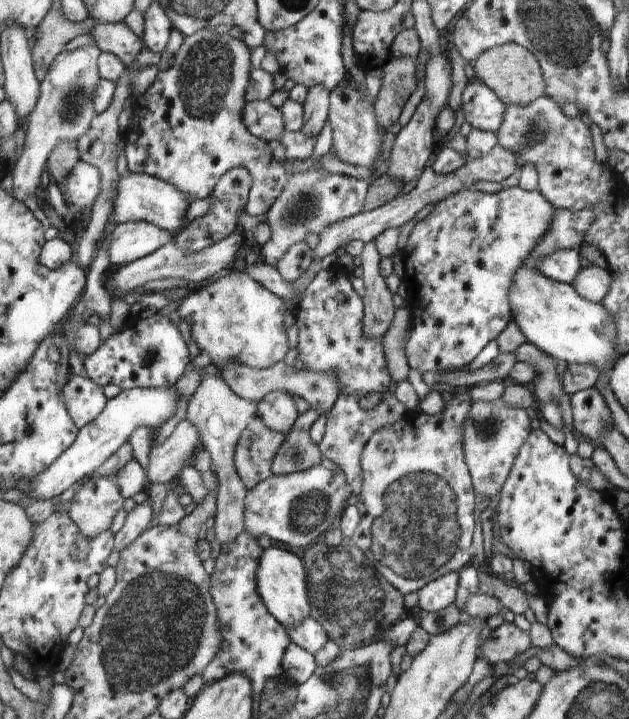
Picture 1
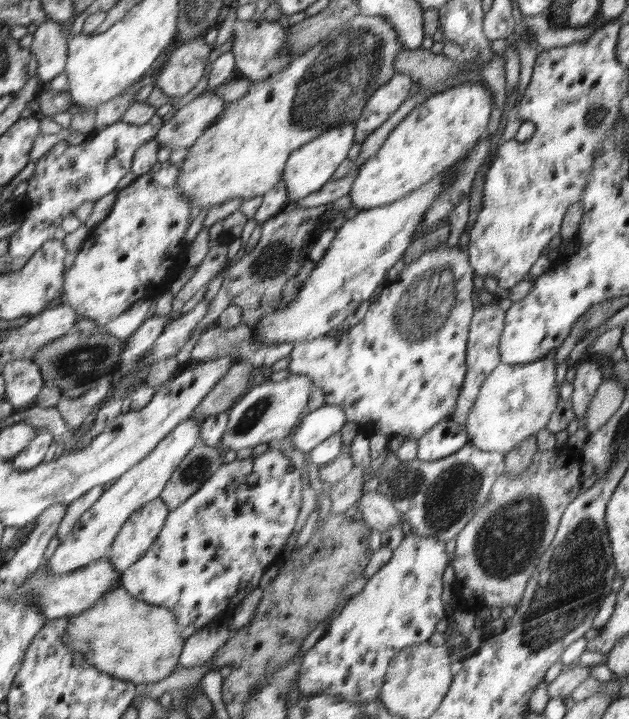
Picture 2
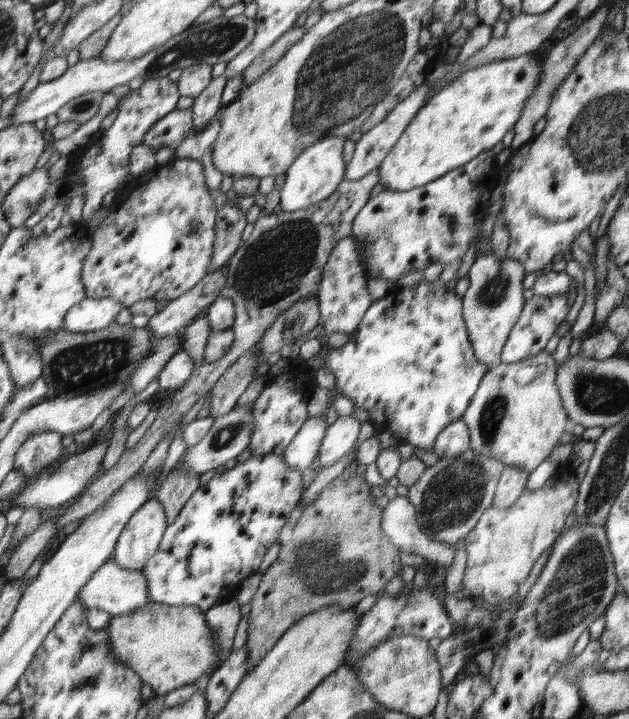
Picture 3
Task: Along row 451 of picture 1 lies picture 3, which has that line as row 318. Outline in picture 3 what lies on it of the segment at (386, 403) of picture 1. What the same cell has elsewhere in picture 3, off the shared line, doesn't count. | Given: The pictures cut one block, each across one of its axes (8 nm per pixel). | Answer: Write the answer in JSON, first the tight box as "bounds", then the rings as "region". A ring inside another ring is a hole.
{"bounds":[318,237,375,338],"region":[[[352,237],[342,238],[334,250],[330,252],[330,258],[322,270],[320,290],[318,292],[318,306],[320,308],[319,324],[324,330],[324,338],[336,334],[336,332],[355,332],[366,314],[366,310],[375,300],[368,291],[368,280],[370,276],[358,263],[358,251],[356,242]]]}

